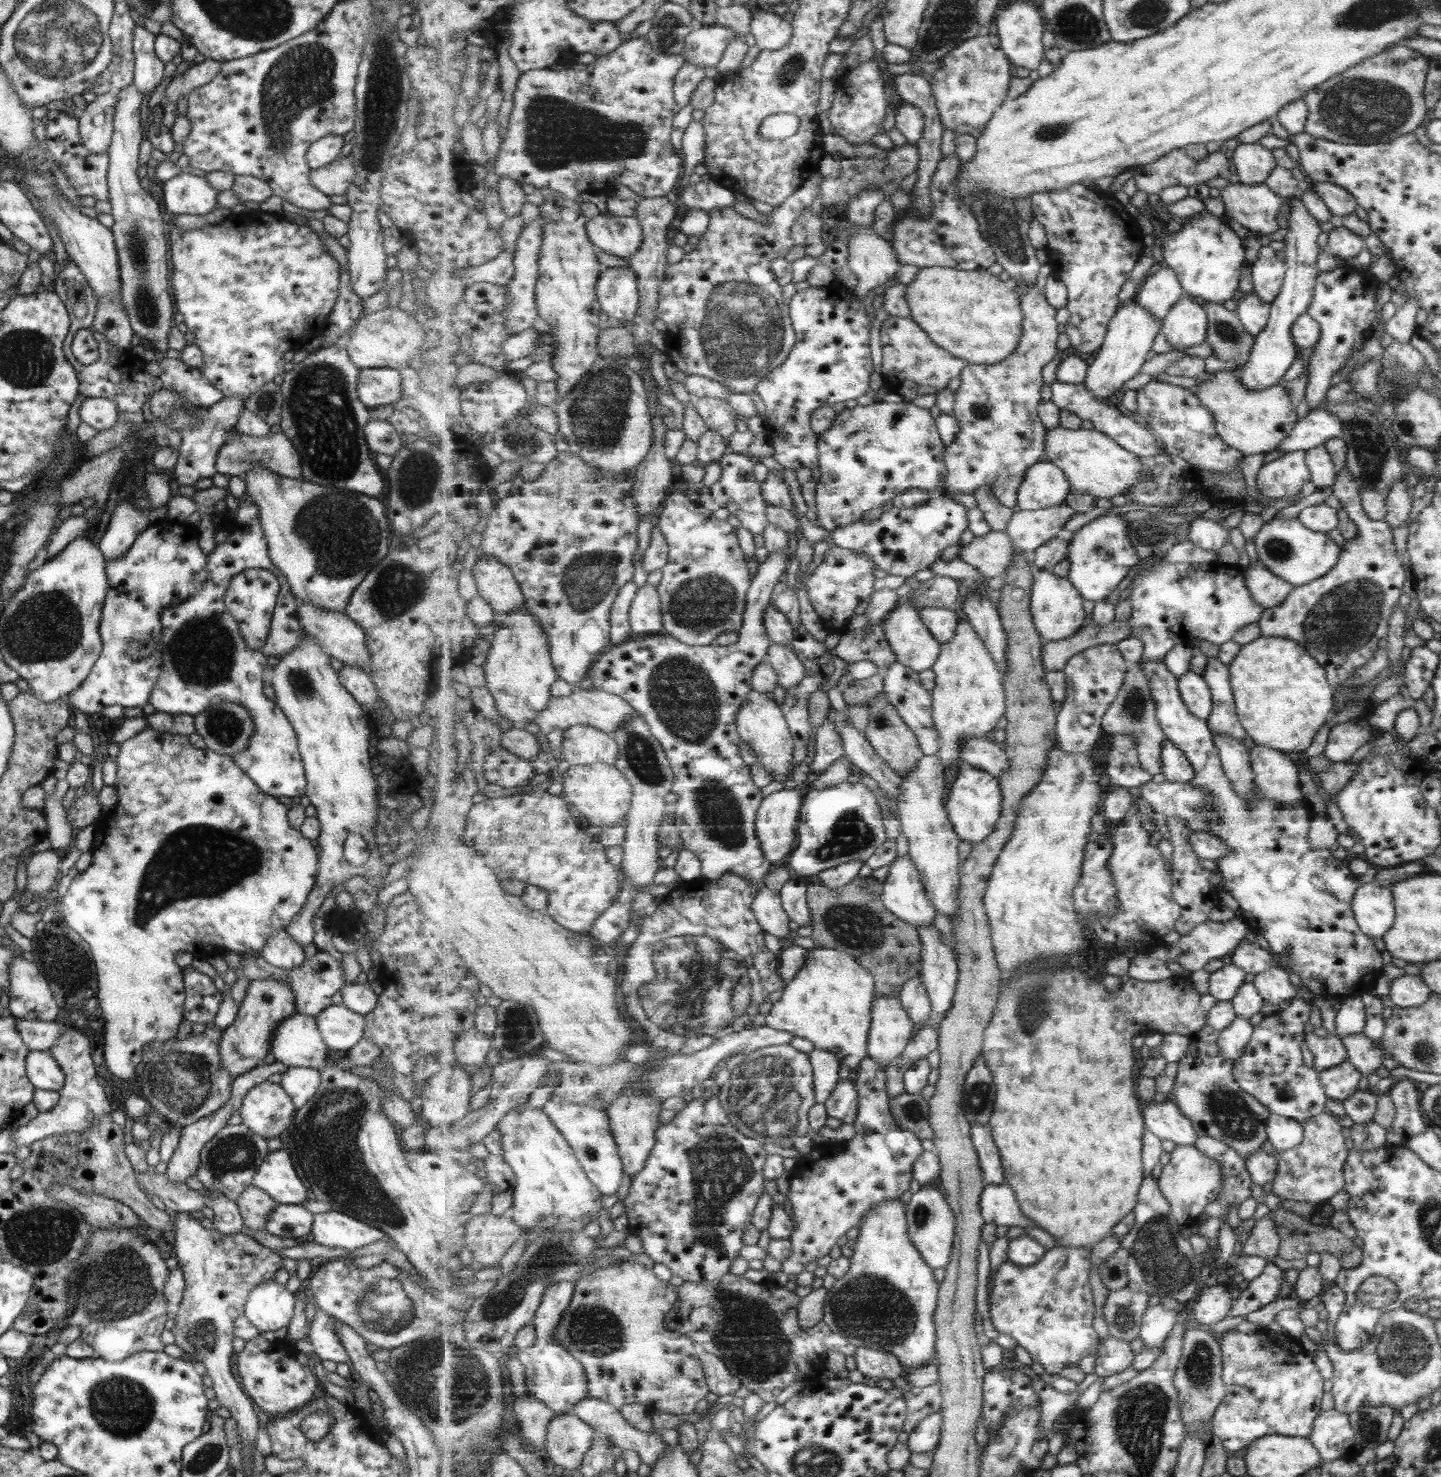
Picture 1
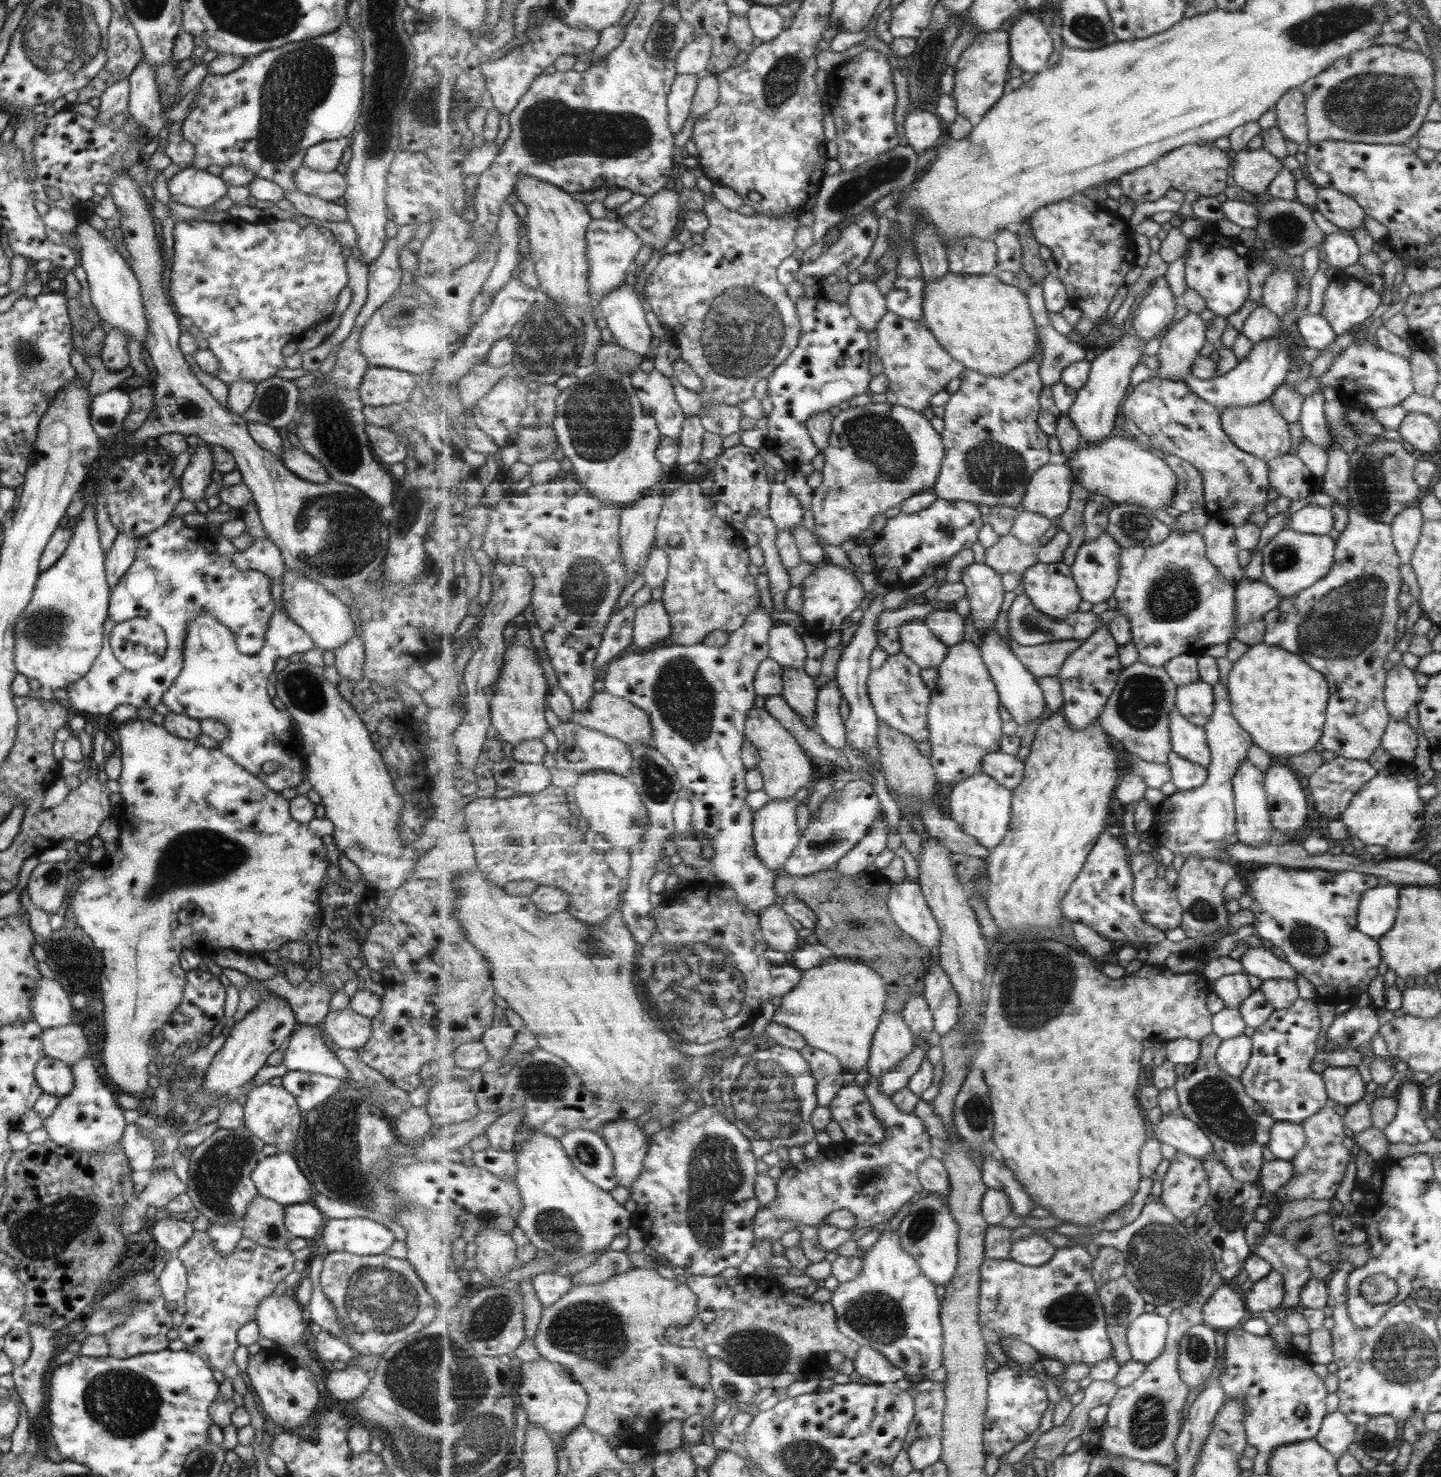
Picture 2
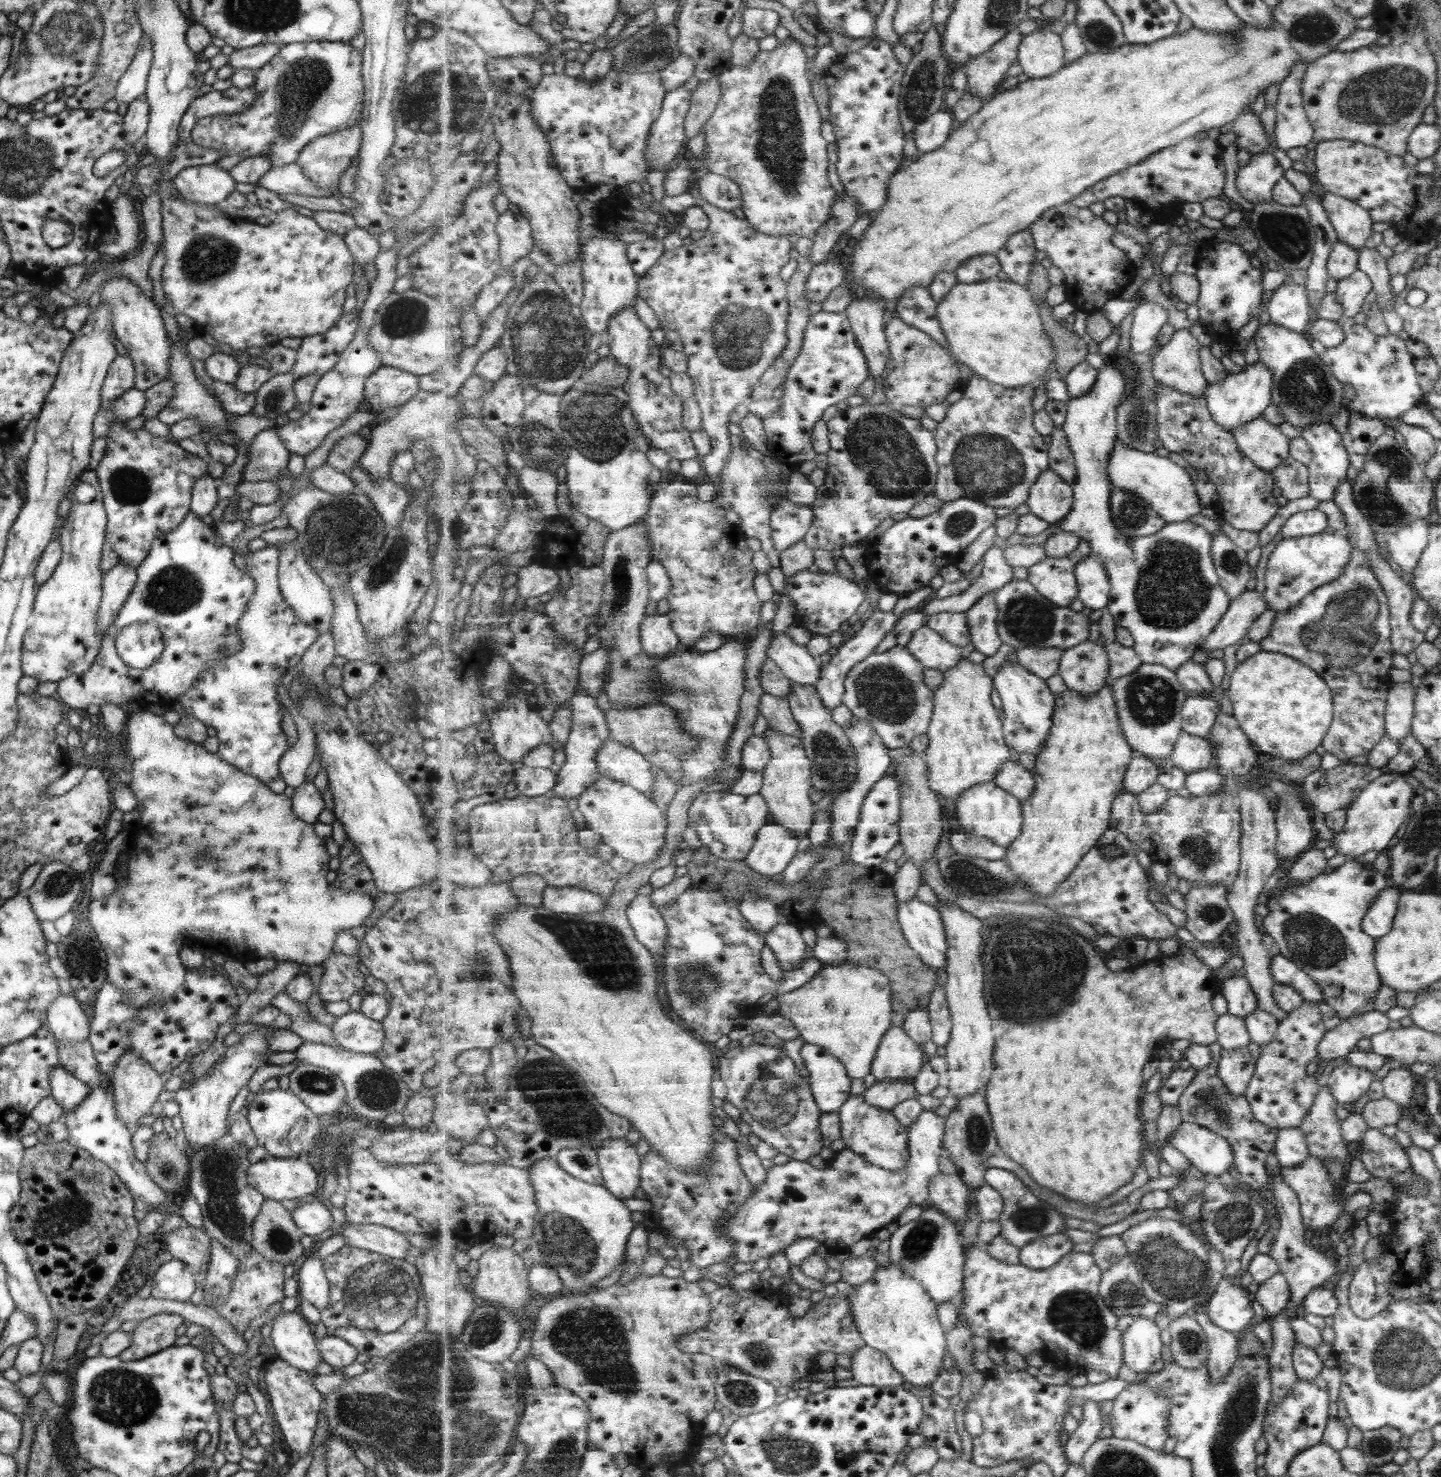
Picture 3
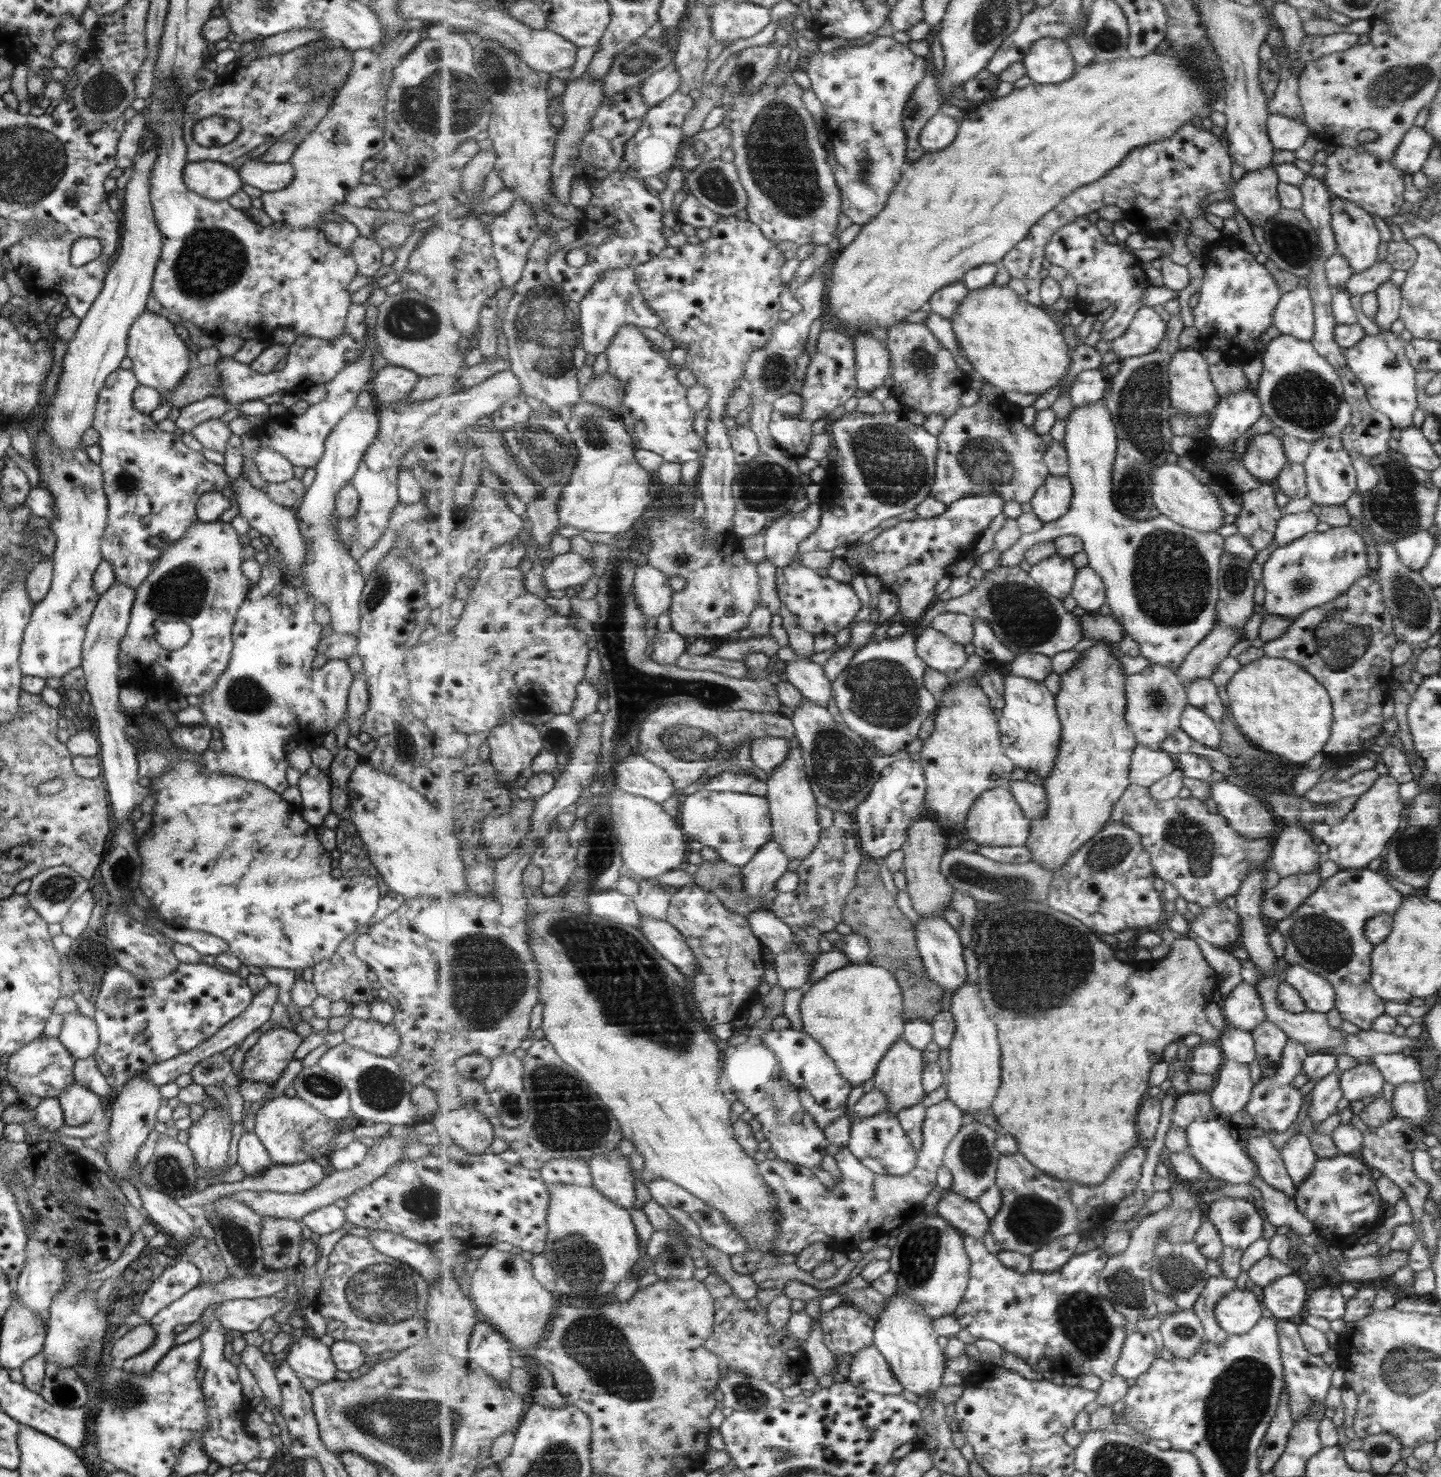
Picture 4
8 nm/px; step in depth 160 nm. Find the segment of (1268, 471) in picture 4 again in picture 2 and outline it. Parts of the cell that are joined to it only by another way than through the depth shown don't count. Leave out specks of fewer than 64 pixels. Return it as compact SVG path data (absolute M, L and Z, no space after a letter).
M1269 400L1247 406L1234 406L1221 411L1223 430L1231 437L1231 442L1239 450L1248 452L1267 462L1287 453L1291 446L1288 422L1271 406Z

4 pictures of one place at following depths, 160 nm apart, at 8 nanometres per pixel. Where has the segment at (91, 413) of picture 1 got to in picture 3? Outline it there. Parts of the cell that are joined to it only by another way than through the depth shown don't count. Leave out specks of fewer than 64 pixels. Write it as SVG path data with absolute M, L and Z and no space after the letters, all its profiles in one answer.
M129 388L123 395L114 398L106 407L99 407L92 422L92 435L94 438L105 437L109 432L110 422L124 422L139 415L145 397L141 390Z

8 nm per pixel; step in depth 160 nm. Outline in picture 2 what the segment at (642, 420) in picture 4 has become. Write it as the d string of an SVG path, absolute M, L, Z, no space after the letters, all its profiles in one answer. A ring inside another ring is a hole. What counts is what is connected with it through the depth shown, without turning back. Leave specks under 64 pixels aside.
M619 285L600 302L600 310L620 347L652 358L651 328L633 285ZM654 367L649 373L639 369L629 375L643 408L658 422L659 430L679 442L687 416L675 394L676 382Z

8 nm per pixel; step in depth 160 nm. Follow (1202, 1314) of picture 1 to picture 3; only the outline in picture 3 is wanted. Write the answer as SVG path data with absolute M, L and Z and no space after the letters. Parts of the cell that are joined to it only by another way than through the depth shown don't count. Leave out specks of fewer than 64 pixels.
M1224 1277L1215 1288L1206 1306L1206 1313L1225 1330L1232 1333L1243 1330L1253 1316L1247 1292L1244 1288L1233 1286L1229 1277Z

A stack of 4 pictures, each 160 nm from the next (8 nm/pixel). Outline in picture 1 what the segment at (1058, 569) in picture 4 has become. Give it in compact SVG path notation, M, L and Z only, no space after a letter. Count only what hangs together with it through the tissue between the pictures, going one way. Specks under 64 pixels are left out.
M1035 569L1033 588L1031 594L1031 613L1034 615L1034 624L1038 628L1043 640L1066 640L1073 637L1077 631L1088 624L1089 616L1083 610L1083 596L1071 579L1067 576L1061 578L1052 569Z

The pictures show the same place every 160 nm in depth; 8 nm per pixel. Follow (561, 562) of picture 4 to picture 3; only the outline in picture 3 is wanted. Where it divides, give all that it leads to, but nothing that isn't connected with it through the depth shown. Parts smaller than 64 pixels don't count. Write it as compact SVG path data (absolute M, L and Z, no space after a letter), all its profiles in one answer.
M535 560L525 567L518 568L516 576L518 579L515 586L518 588L518 596L523 599L553 593L561 584L561 578L554 567Z

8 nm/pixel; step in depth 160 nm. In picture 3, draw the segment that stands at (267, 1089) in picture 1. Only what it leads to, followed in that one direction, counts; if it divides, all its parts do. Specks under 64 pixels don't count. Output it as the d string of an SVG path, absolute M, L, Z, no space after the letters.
M265 1090L254 1096L244 1117L257 1144L263 1147L270 1157L285 1158L307 1154L315 1146L315 1136L319 1134L317 1115L313 1115L303 1103L288 1090Z

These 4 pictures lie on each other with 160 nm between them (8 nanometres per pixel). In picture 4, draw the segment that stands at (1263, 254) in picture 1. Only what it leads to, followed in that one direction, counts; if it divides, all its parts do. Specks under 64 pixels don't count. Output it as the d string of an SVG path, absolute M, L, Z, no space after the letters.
M1297 285L1283 292L1272 314L1273 326L1280 334L1289 335L1302 341L1309 341L1313 332L1312 302L1308 290Z

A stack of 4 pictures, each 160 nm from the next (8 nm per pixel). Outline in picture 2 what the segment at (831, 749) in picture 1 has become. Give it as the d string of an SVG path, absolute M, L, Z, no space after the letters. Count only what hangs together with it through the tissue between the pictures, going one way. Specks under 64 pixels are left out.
M836 677L820 687L815 731L836 749L848 744L845 721L839 712L843 698L844 694L837 684Z

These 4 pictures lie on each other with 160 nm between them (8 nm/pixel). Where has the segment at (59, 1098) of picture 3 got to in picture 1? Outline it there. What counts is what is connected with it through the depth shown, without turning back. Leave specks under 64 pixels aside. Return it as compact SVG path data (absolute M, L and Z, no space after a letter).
M27 1051L25 1075L33 1089L58 1092L64 1084L64 1074L49 1051Z

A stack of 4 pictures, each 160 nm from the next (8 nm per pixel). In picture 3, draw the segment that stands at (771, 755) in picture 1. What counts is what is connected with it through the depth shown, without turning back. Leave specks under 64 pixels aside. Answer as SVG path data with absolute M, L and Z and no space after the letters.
M770 728L762 737L769 745L772 759L763 770L764 783L760 793L766 798L770 814L776 823L787 827L795 838L809 838L809 831L813 826L813 815L816 811L816 801L811 800L811 790L814 790L812 778L814 762L807 756L802 738Z

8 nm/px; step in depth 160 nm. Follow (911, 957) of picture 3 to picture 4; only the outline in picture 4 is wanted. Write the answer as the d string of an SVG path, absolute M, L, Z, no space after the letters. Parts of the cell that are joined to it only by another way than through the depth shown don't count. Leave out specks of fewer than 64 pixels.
M865 855L858 868L854 893L842 912L843 923L848 925L853 933L869 941L871 952L868 954L868 963L890 970L898 979L903 989L904 1018L907 1021L923 1019L932 1024L935 1016L941 1012L944 988L927 972L918 947L916 926L899 910L895 895L885 888L879 876L882 862Z

